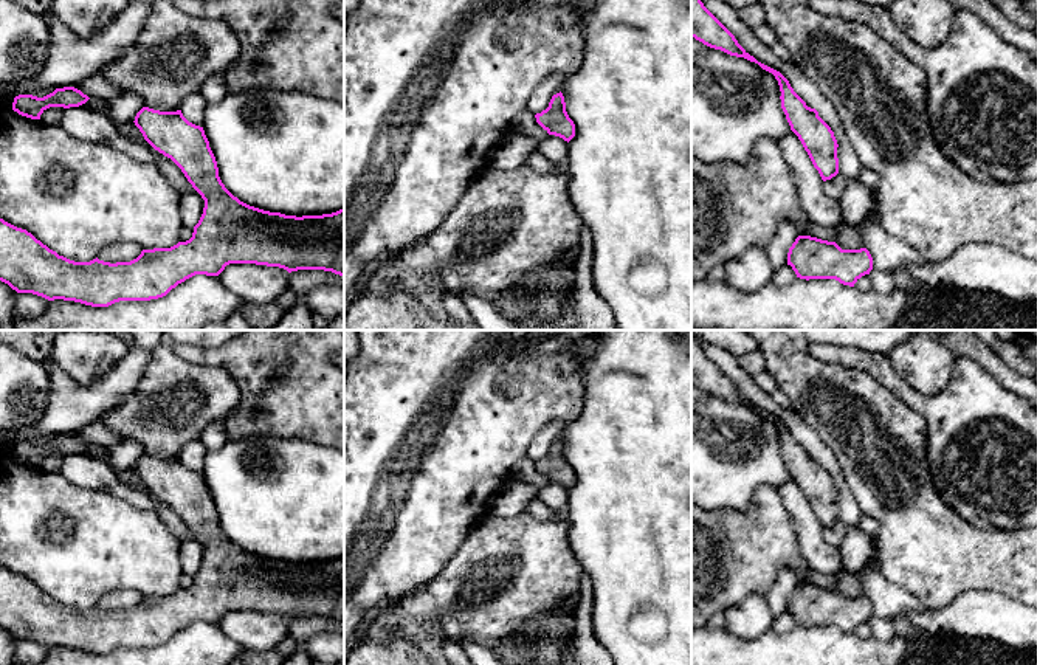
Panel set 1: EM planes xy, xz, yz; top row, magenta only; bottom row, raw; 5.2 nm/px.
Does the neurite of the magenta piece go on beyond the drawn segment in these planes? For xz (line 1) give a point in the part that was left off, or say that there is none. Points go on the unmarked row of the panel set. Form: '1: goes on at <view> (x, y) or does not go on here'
1: does not go on here

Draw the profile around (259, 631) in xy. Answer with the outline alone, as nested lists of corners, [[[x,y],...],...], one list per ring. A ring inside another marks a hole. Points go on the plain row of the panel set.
[[[229,611],[217,623],[243,651],[268,651],[288,636],[288,618],[256,611]]]

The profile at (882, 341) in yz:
[[[803,330],[809,344],[854,347],[863,352],[888,355],[907,343],[915,330]]]

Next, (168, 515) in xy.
[[[146,487],[141,491],[144,491],[152,499],[160,519],[180,539],[180,543],[194,536],[192,532],[184,524],[184,521],[181,519],[181,516],[171,505],[155,498]]]

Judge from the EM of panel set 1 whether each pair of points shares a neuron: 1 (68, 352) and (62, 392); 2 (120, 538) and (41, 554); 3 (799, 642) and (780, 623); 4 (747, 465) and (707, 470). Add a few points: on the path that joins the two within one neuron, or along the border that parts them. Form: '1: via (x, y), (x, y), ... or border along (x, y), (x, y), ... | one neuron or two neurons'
1: border along (47, 366), (65, 371), (79, 383), (101, 377) | two neurons
2: via (99, 543), (73, 543), (61, 551) | one neuron
3: border along (797, 625), (785, 633), (774, 630) | two neurons
4: via (738, 465), (716, 465) | one neuron

